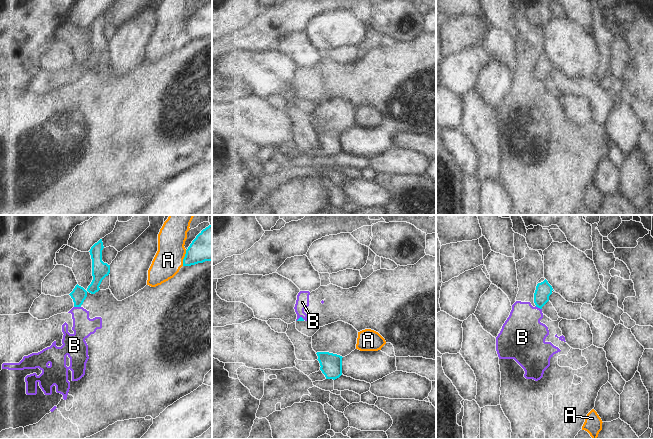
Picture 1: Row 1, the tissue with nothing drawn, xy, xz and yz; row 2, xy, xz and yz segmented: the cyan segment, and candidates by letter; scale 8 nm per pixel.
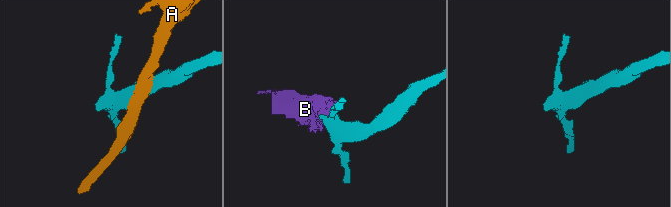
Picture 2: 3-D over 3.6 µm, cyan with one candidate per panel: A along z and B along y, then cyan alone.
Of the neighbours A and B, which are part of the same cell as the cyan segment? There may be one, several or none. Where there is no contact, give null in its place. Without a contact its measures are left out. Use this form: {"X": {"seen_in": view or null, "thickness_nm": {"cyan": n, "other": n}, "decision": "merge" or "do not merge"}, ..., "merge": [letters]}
{"A": {"seen_in": "xy", "thickness_nm": {"cyan": 260, "other": 220}, "decision": "do not merge"}, "B": {"seen_in": "xy", "thickness_nm": {"cyan": 120, "other": 170}, "decision": "do not merge"}, "merge": []}

